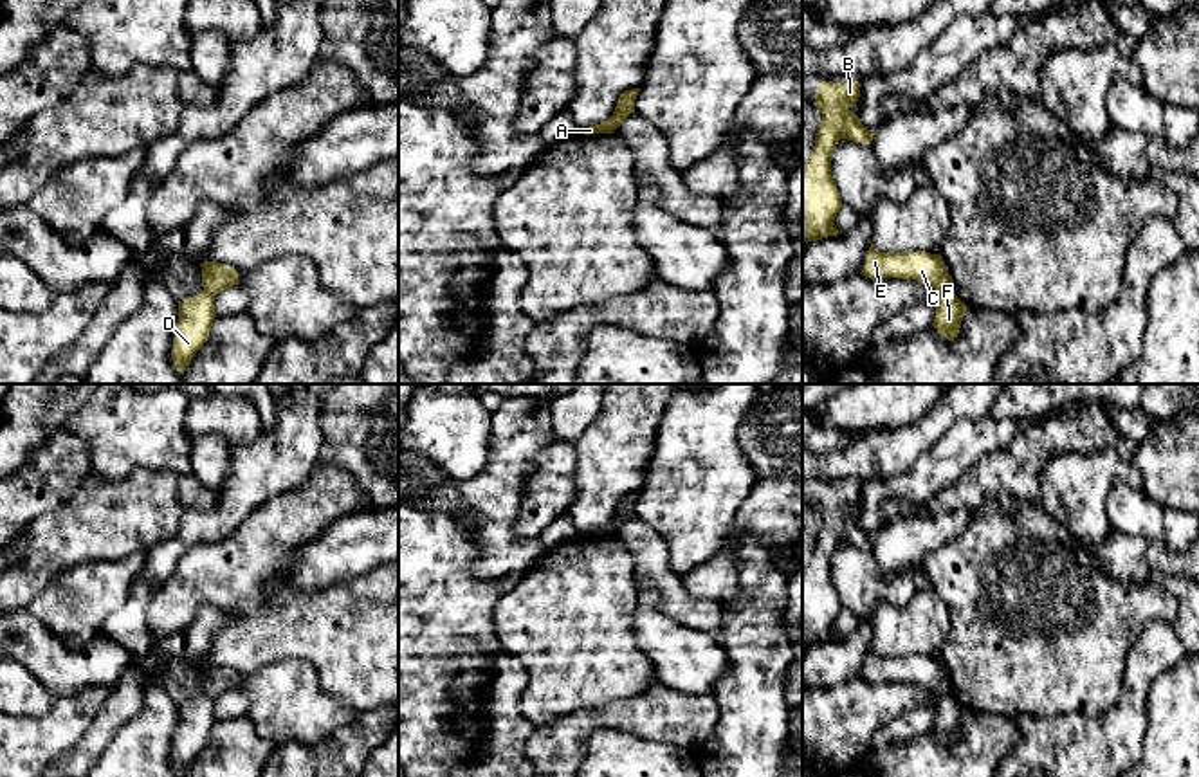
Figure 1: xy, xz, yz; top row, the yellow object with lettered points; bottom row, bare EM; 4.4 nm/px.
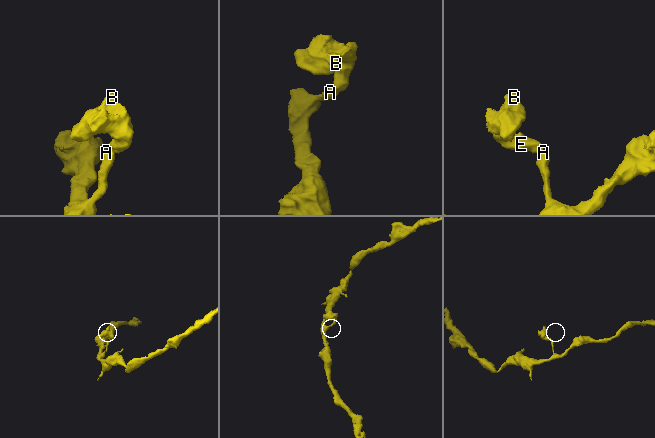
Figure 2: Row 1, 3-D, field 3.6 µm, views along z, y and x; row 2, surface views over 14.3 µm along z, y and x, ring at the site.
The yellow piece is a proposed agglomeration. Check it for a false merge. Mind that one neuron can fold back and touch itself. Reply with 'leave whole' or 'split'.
split

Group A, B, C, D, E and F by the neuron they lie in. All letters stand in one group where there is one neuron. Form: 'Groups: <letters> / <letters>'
Groups: A D F / B C E

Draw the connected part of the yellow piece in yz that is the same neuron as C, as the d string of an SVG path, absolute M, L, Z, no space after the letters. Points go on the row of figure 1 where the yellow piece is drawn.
M873 243L865 256L865 269L860 272L871 279L902 278L916 279L932 287L938 294L954 288L954 279L939 254L916 252L880 252Z

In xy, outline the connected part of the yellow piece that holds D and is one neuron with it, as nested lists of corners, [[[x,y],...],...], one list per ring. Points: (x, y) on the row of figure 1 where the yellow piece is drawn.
[[[207,290],[178,301],[178,325],[175,328],[171,359],[182,375],[189,361],[207,341],[215,317],[215,296]]]

